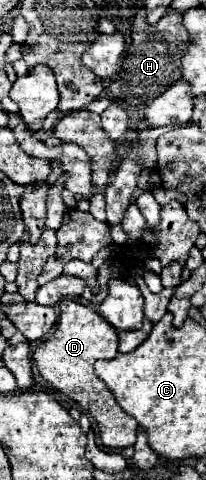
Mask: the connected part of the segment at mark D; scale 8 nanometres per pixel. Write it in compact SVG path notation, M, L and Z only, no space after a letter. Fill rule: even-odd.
M64 298L60 304L60 316L50 336L36 348L34 362L40 374L60 392L76 400L96 420L102 444L108 448L134 446L138 422L126 414L112 398L108 386L96 376L94 362L98 358L114 358L118 354L118 332L108 324L94 308L80 304L78 300Z

